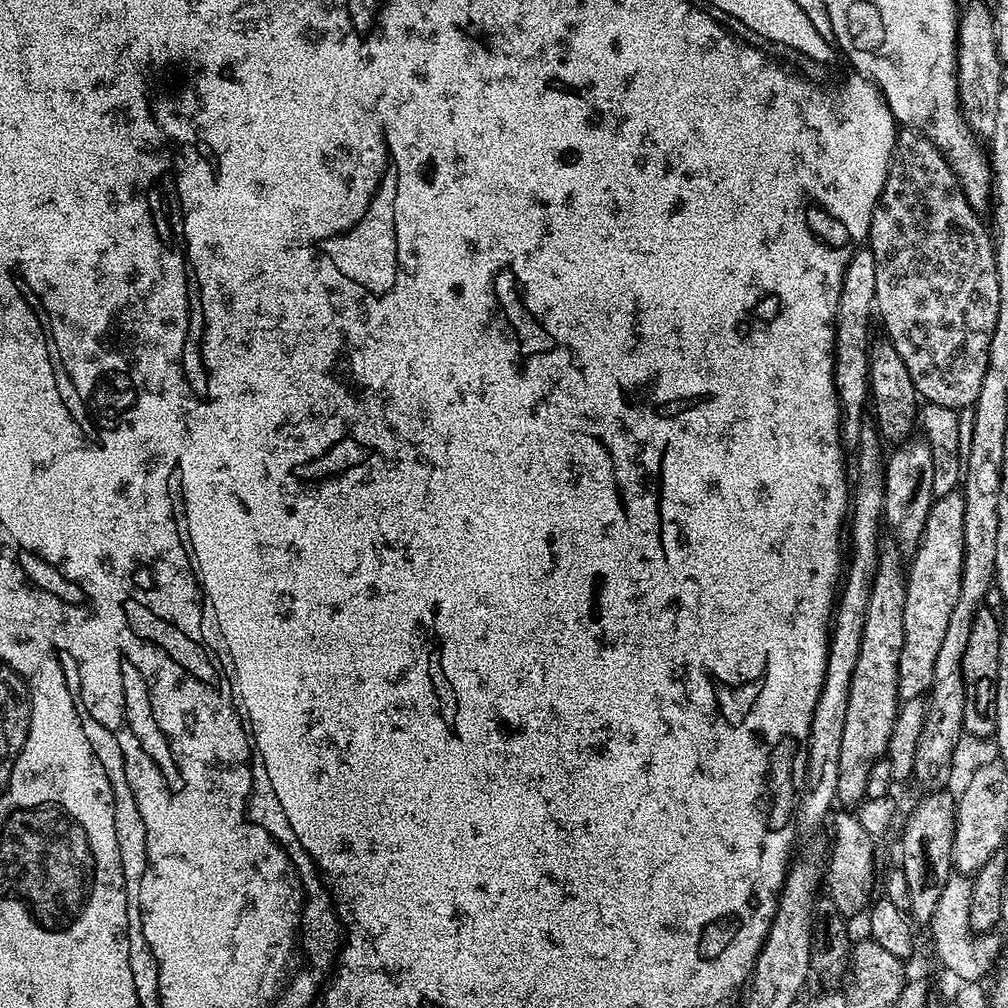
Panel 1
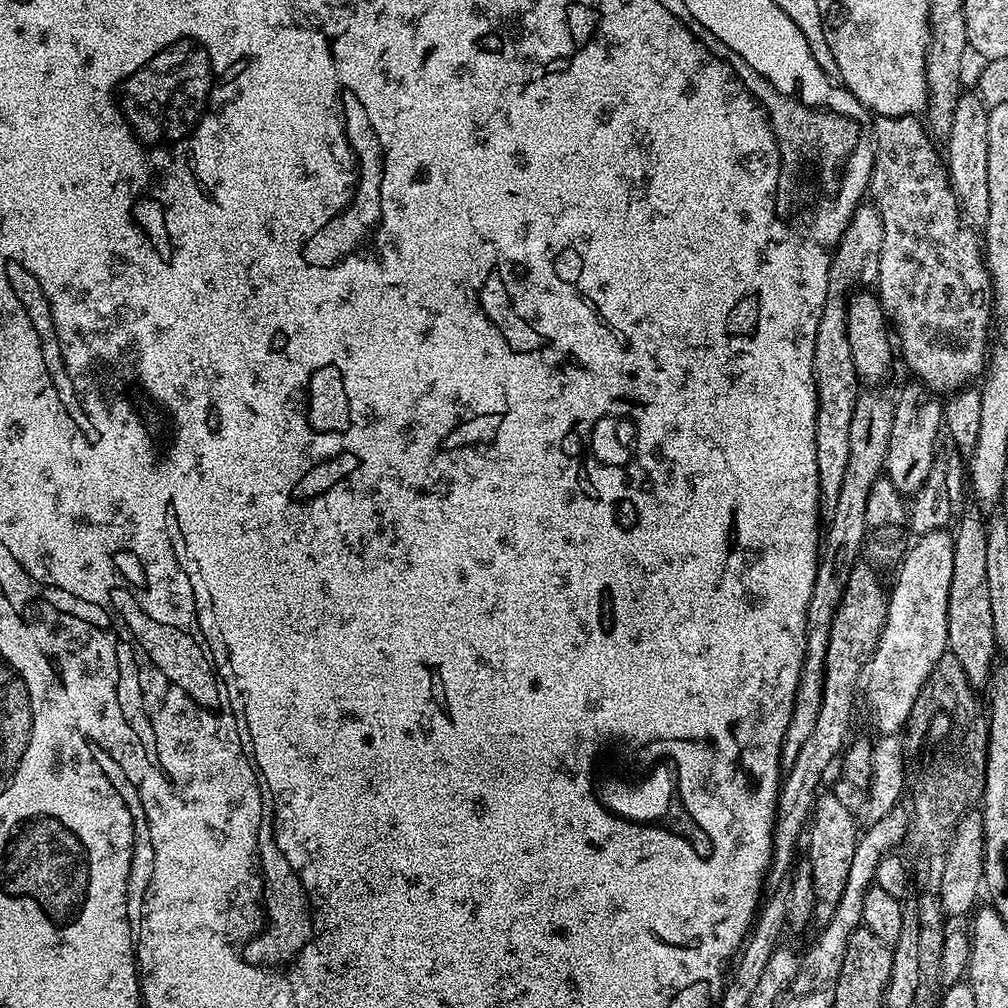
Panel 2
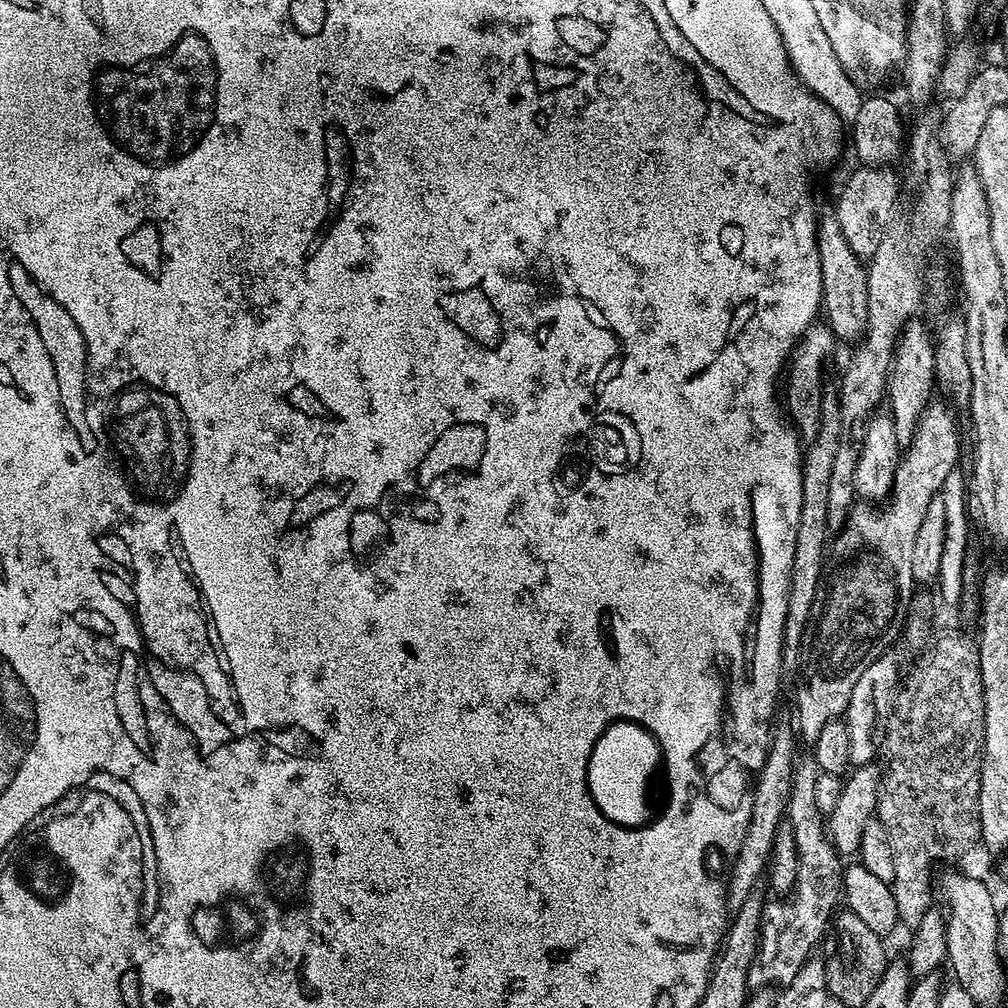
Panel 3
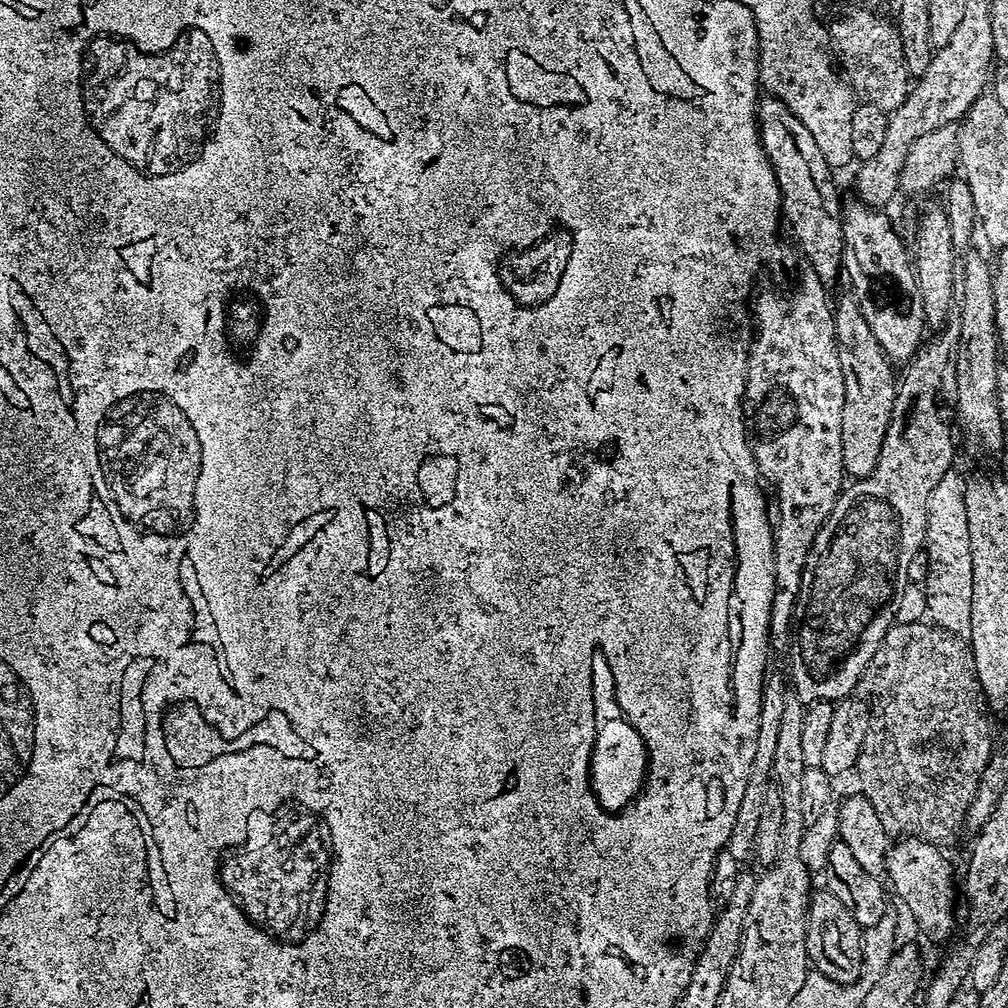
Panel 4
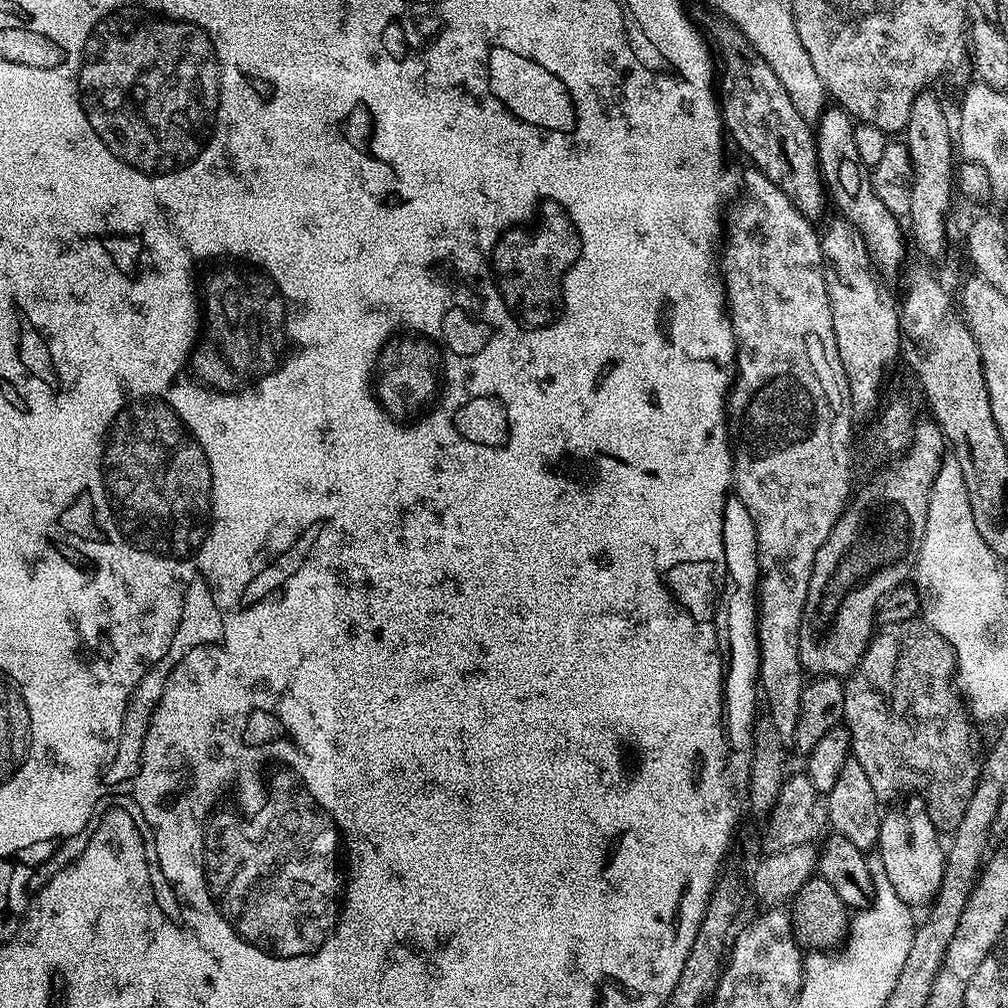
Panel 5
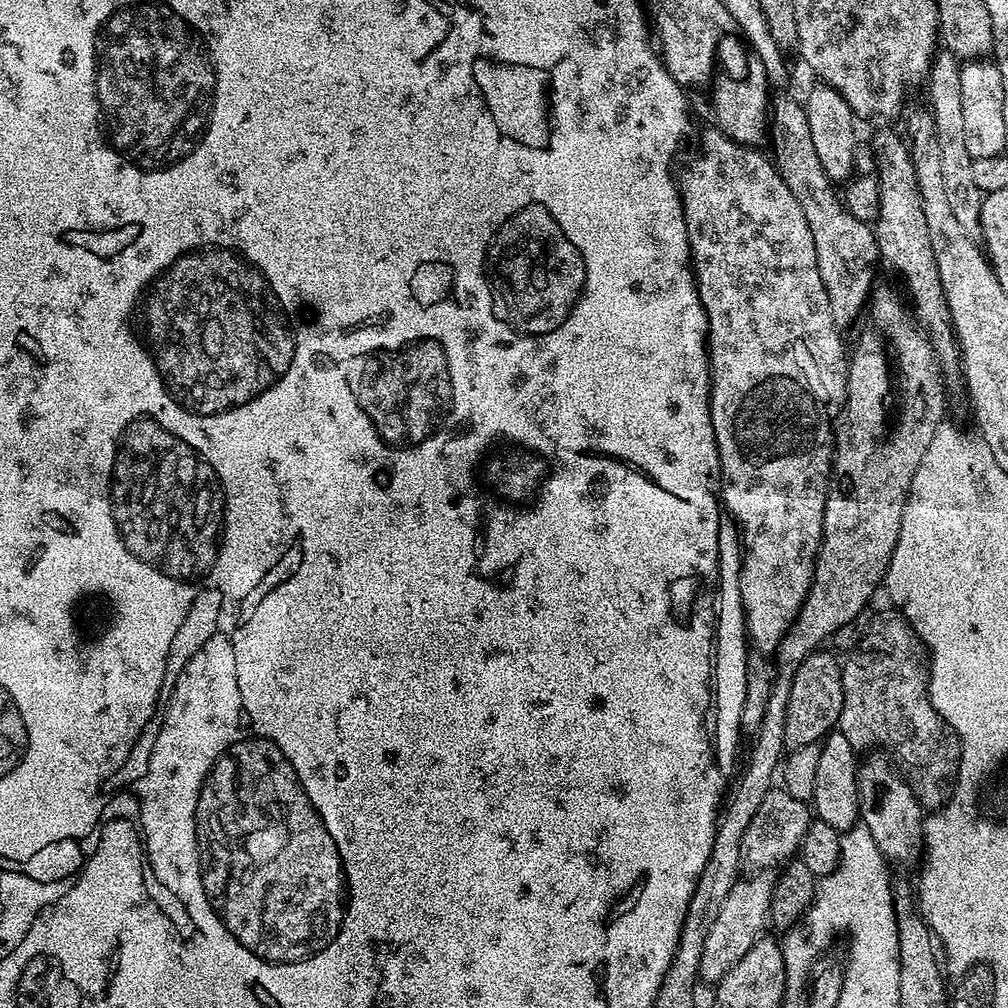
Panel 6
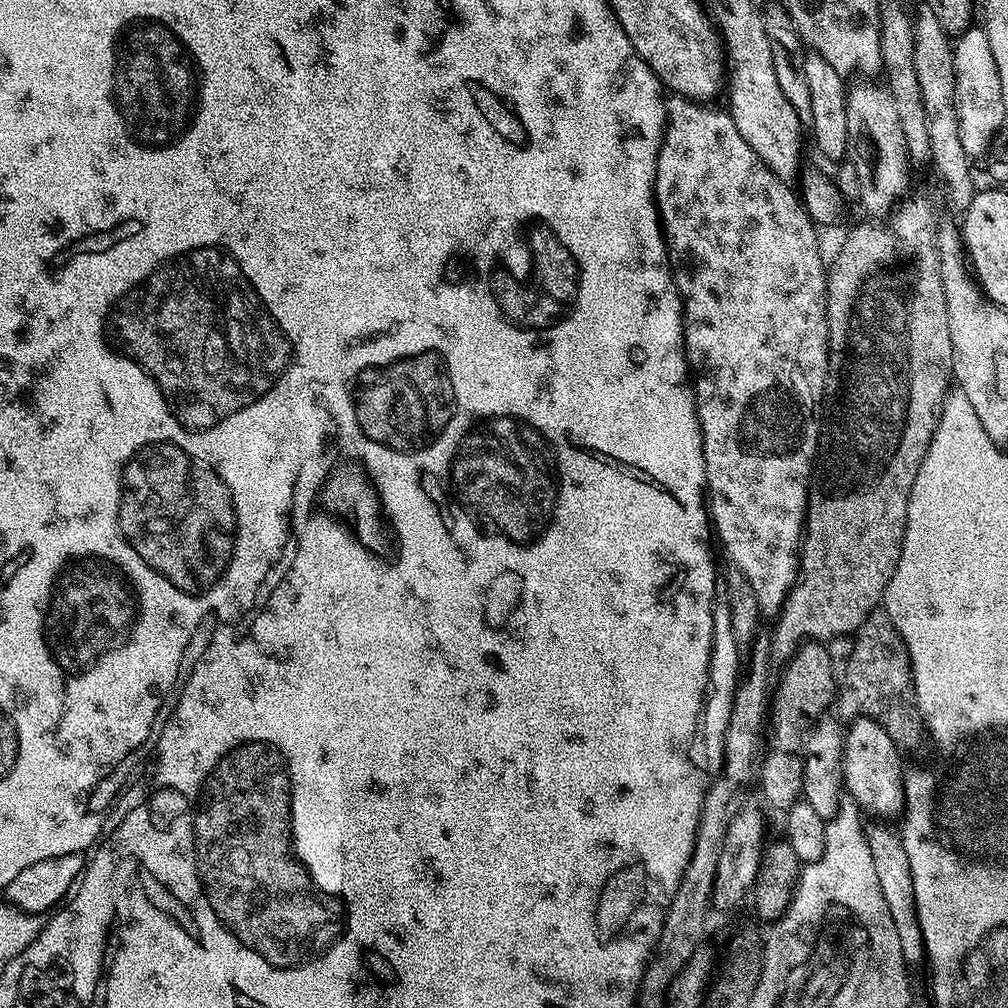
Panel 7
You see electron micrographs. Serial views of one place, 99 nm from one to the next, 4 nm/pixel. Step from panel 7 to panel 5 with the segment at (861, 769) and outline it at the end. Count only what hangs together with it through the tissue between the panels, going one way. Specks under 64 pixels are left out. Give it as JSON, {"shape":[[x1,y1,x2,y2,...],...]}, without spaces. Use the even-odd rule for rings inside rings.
{"shape":[[915,794,901,800,904,801,894,805,889,812,887,809,880,817,878,854,882,858,882,866,886,866,886,878,890,878,890,886,894,886,894,894,909,906,927,905,940,889,946,848,936,837,936,823,930,818,923,800]]}

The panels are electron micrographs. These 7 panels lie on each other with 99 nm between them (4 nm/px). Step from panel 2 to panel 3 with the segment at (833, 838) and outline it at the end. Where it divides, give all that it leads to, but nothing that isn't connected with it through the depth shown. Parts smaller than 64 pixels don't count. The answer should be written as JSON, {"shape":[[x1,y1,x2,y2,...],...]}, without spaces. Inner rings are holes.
{"shape":[[812,758,804,761,801,759,793,770,792,792,789,794,786,818,793,824,794,839,797,843,797,880,787,898,772,898,765,903,764,912,760,916,759,947,748,972,748,987,752,990,777,986,776,984,791,984,798,970,802,969,803,964,813,955,812,947,819,942,820,935,827,928,829,931,830,921,842,900,842,857,828,838,825,813,820,812,815,802,815,784,820,774,821,770]]}

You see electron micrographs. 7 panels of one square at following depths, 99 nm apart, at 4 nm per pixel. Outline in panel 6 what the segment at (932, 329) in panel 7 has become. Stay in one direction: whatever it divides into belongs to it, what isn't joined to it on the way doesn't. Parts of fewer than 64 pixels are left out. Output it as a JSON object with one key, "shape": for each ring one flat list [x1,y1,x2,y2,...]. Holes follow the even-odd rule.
{"shape":[[880,286,873,287,870,293,870,303,866,308,866,317,868,321,864,324,864,329,860,332,860,337,856,340,856,345,851,345,850,355,847,357,848,368,848,394,844,398,842,411,835,417,834,420,834,447,832,450,832,470,830,473,830,487,828,490,828,497,824,506,824,517,822,518,822,534,824,539,820,541,820,553,816,556,816,569,812,575,812,585,808,591,808,597,804,600,804,605,800,608,800,613,796,616,796,621,790,626,790,630,786,634,786,638,782,638,782,642,778,646,778,650,774,654,774,675,772,677,772,689,769,694,769,702,766,703,766,714,762,717,762,726,758,730,755,737,751,741,752,749,748,752,748,765,739,773,740,785,731,789,730,795,727,797,728,805,723,805,722,811,718,816,718,823,716,826,716,837,714,838,714,846,710,850,710,858,706,862,706,866,702,870,702,874,698,878,698,882,694,886,694,894,690,898,690,906,686,910,686,918,684,925,680,931,680,940,684,946,694,948,698,955,702,954,702,946,706,942,706,934,710,930,710,926,714,926,714,922,718,919,718,914,722,911,722,902,726,902,726,894,730,894,730,890,734,887,737,880,741,879,742,861,744,855,742,854,742,834,746,834,746,826,750,826,750,821,754,819,754,814,758,814,758,806,762,806,762,798,766,798,766,794,771,792,774,787,772,775,777,775,778,769,782,764,782,757,785,755,786,749,784,746,784,735,786,734,786,702,790,698,790,686,794,674,798,670,798,666,802,666,805,656,811,656,813,652,821,647,820,644,827,636,835,634,839,628,847,626,851,620,856,620,860,616,860,611,867,606,872,600,872,595,876,592,876,587,879,589,884,583,884,576,888,572,888,563,892,557,892,551,896,548,896,543,900,537,900,523,904,521,904,503,908,501,908,491,912,485,914,474,918,470,918,462,922,462,923,456,926,454,926,449,930,446,930,441,934,438,934,430,938,430,938,426,945,419,944,416,944,384,940,381,942,377,942,369,936,362,936,356,932,352,932,347,928,341,928,336,924,333,923,328,920,327,915,315,910,311,909,305,905,303,901,296,892,288,880,288]]}

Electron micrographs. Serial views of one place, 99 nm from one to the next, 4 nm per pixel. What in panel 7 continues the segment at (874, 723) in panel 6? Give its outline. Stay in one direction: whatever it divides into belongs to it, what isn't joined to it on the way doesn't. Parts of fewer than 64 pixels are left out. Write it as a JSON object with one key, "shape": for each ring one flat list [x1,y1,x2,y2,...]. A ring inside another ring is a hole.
{"shape":[[877,610,865,618,851,640,852,649,848,652,848,661,844,664,844,672,842,668,842,679,838,684,839,719,851,722,857,716,868,716,881,724,890,738,894,738,897,748,918,747,922,721,912,695,912,663,896,627,884,611]]}

